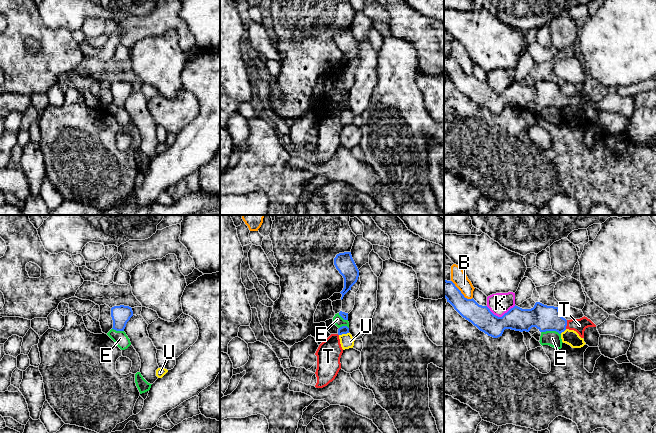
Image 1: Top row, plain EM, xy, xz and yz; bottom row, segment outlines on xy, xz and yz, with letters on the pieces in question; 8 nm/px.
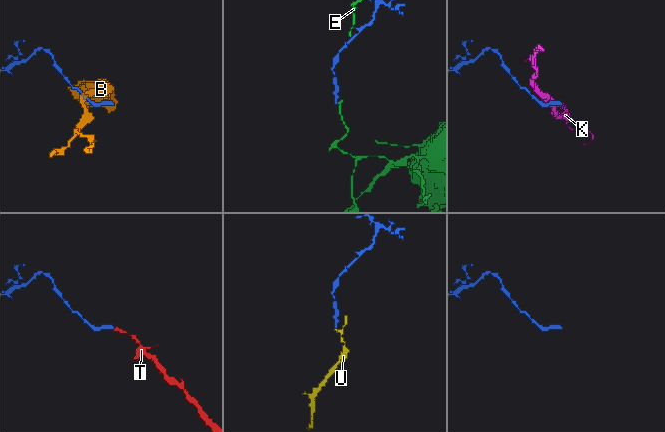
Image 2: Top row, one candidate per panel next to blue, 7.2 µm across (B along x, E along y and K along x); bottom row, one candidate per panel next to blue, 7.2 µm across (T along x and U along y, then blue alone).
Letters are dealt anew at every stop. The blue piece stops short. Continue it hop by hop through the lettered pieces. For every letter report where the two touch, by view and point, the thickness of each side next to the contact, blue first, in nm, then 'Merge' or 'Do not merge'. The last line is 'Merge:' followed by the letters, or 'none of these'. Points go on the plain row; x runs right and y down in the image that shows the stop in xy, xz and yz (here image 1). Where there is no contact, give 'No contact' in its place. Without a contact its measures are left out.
B: Touches blue at yz (460, 68). Thickness 180 nm (blue) against 120 nm. Do not merge
E: Touches blue at yz (551, 106). Thickness 200 nm (blue) against 130 nm. Do not merge
K: Touches blue at yz (500, 93). Thickness 190 nm (blue) against 180 nm. Do not merge
T: Touches blue at yz (566, 100). Thickness 200 nm (blue) against 110 nm. Merge
U: Touches blue at xz (343, 109). Thickness 60 nm (blue) against 110 nm. Do not merge
Merge: T

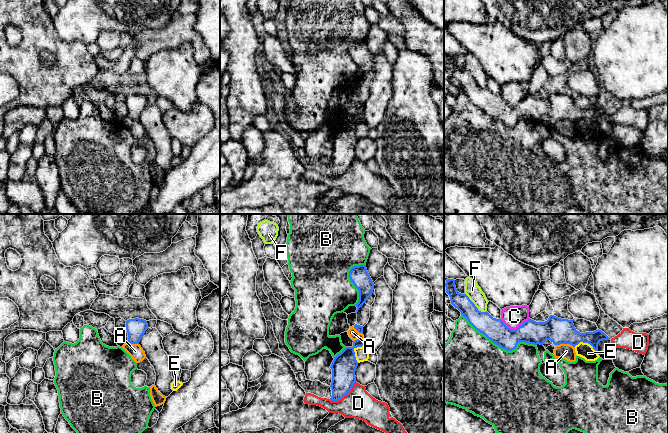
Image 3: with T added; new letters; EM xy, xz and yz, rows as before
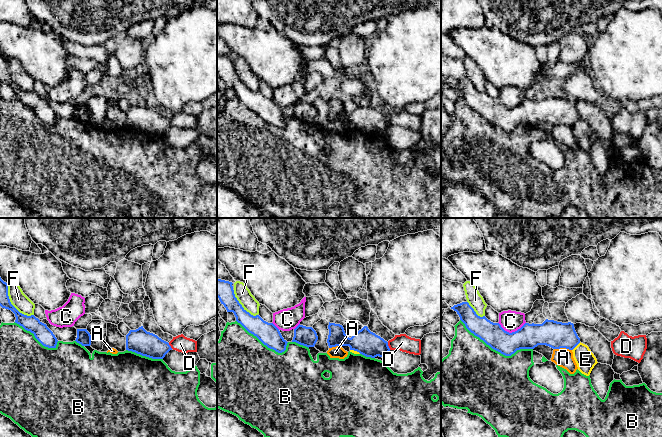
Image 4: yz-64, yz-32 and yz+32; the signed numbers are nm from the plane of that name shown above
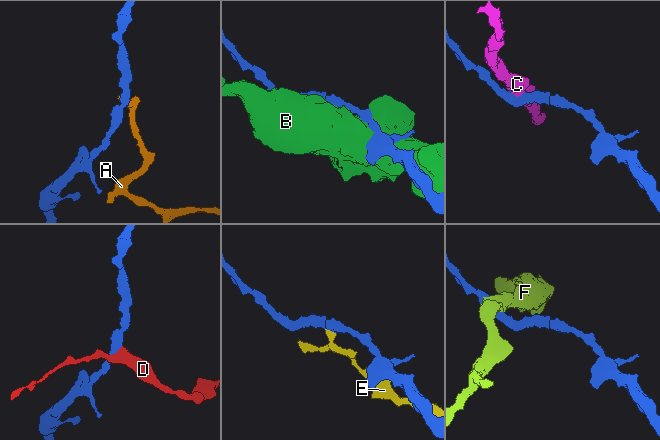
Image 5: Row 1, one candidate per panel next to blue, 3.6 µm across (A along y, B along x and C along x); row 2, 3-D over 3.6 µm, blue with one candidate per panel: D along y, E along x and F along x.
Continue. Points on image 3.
A: Touches blue at yz (565, 119). Thickness 200 nm (blue) against 130 nm. Do not merge
B: Touches blue at yz (499, 122). Thickness 180 nm (blue) against 500 nm. Do not merge
C: Touches blue at yz (514, 106). Thickness 190 nm (blue) against 180 nm. Do not merge
D: Touches blue at xz (344, 171). Thickness 200 nm (blue) against 240 nm. Do not merge
E: Touches blue at xz (353, 127). Thickness 200 nm (blue) against 110 nm. Do not merge
F: Touches blue at yz (474, 81). Thickness 180 nm (blue) against 120 nm. Do not merge
Merge: none of these

